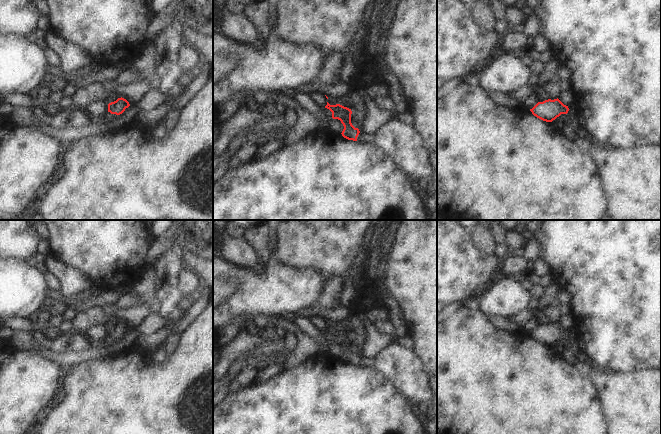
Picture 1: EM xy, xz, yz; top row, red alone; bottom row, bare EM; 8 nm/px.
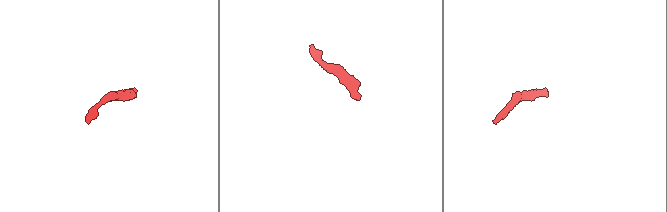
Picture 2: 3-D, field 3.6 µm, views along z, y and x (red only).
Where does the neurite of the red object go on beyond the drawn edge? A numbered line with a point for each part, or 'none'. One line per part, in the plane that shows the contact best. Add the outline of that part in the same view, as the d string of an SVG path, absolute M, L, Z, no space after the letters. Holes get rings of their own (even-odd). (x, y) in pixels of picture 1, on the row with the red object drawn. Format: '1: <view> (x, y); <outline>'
1: xz (362, 137); M360 132L357 137L357 141L360 143L374 143L375 138L373 134Z

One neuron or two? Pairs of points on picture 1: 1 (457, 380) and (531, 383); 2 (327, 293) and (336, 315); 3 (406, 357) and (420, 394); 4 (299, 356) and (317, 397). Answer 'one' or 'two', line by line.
1: one
2: one
3: one
4: two

